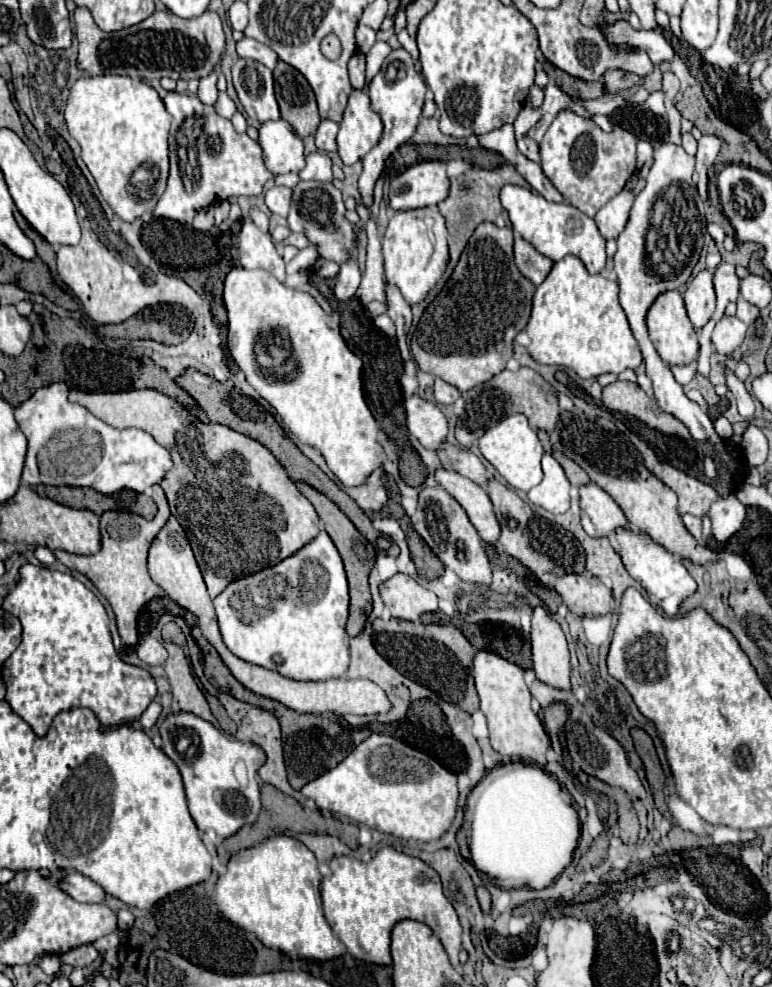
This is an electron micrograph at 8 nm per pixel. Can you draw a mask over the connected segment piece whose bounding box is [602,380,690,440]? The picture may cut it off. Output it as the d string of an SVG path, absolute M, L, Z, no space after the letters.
M618 380L604 388L602 402L608 410L634 416L646 426L662 434L674 434L684 440L690 438L688 428L680 420L676 420L672 414L666 414L664 410L660 410L658 404L652 398L648 398L646 392L638 384Z

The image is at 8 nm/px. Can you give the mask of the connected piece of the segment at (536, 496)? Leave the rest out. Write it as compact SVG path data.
M544 454L542 470L544 470L542 482L528 492L530 502L542 506L552 514L566 512L570 508L570 482L562 466L552 458L552 454Z

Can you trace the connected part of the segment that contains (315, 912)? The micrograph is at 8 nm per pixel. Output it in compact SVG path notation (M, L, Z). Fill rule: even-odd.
M276 834L260 842L258 846L244 848L228 860L228 870L216 882L216 904L218 910L240 926L244 932L254 932L264 946L278 948L288 952L292 958L314 958L314 960L328 960L342 956L346 946L334 936L332 928L328 926L322 914L322 898L320 898L320 872L316 864L316 856L296 838L286 834Z

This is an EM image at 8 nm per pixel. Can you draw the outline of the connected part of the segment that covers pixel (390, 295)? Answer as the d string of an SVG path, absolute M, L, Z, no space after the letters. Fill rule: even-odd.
M386 282L386 300L388 300L388 316L394 320L396 324L396 334L398 334L398 346L402 352L402 358L408 360L408 346L406 346L406 334L410 330L412 324L412 312L410 312L410 304L402 298L400 290L396 286L390 286Z

